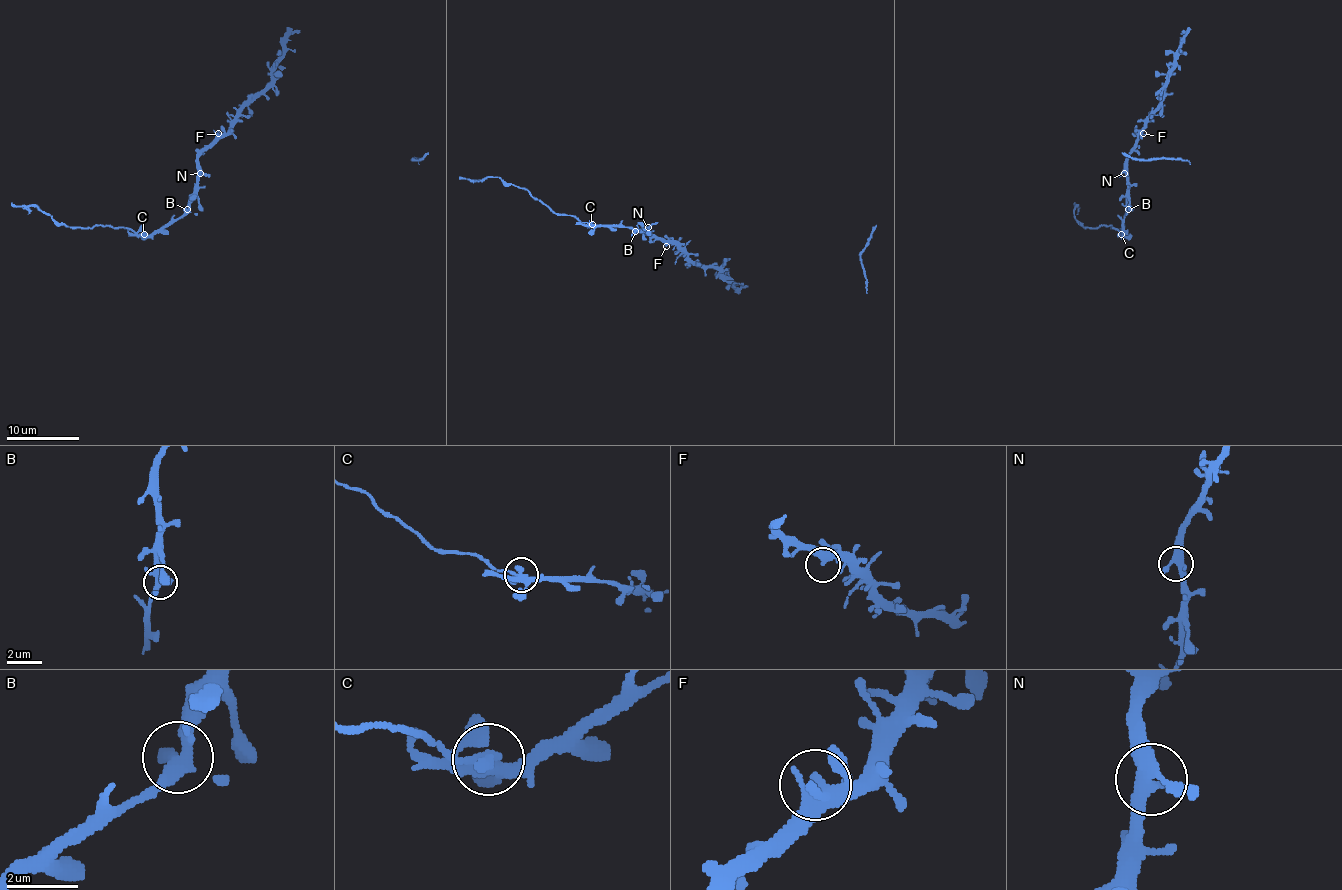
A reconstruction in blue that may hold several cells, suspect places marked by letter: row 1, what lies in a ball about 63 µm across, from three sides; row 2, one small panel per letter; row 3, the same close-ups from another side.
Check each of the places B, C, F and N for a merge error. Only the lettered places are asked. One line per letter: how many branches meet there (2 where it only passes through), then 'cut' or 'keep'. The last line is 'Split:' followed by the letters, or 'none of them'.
B: branches 4; keep
C: branches 4; cut
F: branches 4; keep
N: branches 4; keep
Split: C

